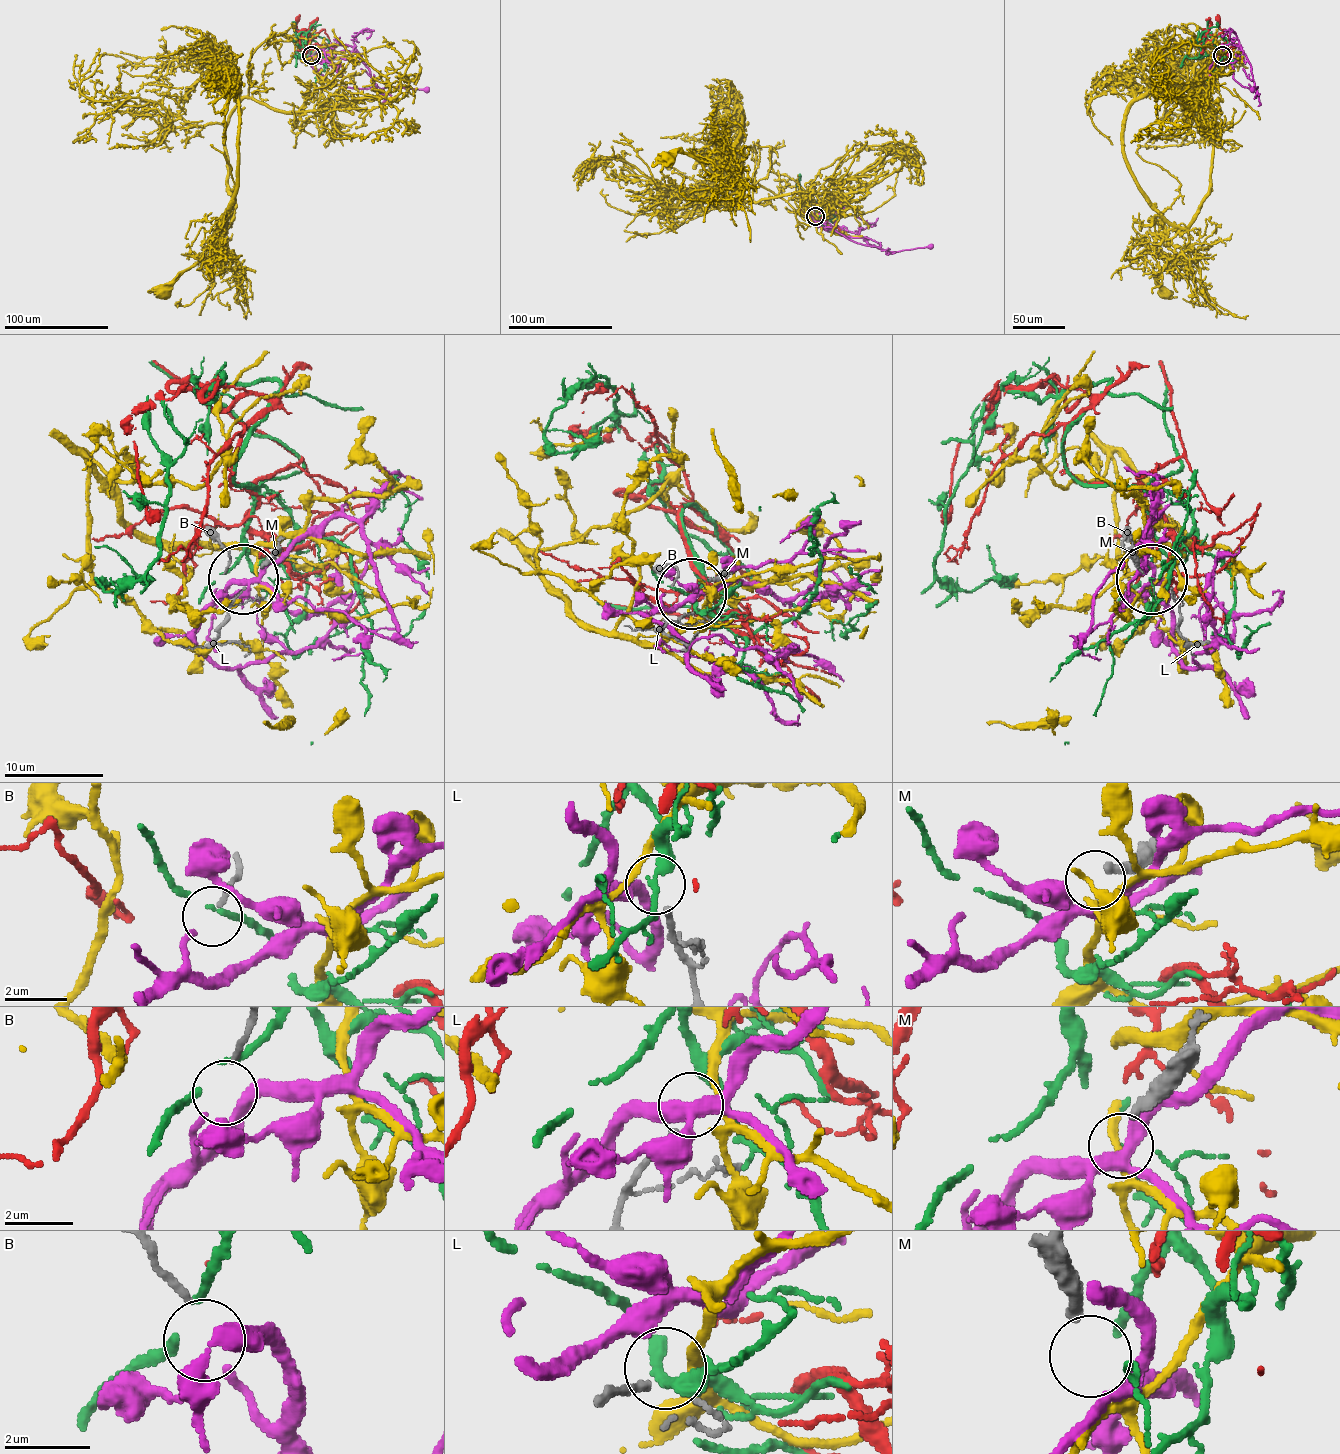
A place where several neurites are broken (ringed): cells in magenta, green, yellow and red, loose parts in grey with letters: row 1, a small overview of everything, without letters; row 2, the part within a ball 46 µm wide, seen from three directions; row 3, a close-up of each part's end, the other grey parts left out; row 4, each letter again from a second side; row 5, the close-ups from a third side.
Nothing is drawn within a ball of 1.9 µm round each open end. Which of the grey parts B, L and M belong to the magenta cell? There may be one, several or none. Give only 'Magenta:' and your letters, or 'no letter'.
Magenta: B

